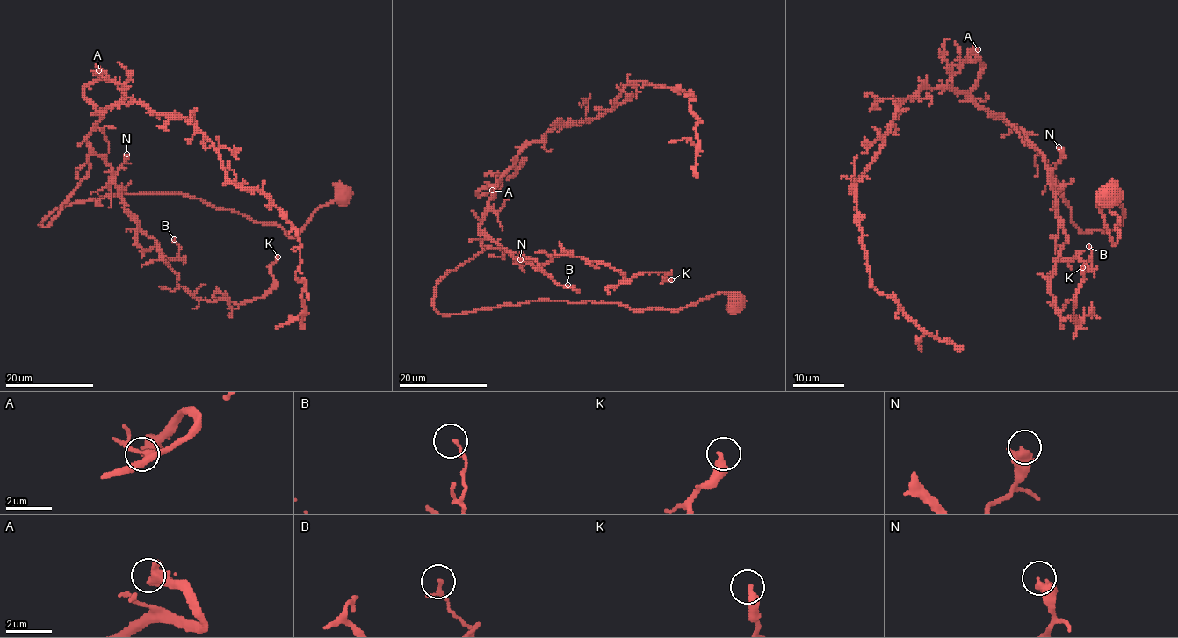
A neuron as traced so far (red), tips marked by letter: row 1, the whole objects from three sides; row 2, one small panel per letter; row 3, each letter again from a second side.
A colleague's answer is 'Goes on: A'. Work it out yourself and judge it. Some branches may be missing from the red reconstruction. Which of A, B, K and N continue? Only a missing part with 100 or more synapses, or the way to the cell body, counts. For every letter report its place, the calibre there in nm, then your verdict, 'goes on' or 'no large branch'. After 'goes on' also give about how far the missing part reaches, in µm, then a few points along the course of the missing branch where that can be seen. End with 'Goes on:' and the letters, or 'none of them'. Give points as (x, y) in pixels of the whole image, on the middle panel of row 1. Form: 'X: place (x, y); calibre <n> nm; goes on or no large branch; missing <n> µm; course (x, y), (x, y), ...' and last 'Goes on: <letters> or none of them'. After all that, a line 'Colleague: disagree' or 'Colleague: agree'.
A: place (492, 190); calibre 550 nm; goes on; missing 100 µm
B: place (567, 285); calibre 140 nm; no large branch
K: place (671, 279); calibre 400 nm; no large branch
N: place (520, 259); calibre 550 nm; no large branch
Goes on: A
Colleague: agree

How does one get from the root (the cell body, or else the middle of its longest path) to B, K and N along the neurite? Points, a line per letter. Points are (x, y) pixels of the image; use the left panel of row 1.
B: (341, 195), (292, 237), (182, 193), (76, 201), (39, 224), (97, 154), (137, 243), (177, 258), (174, 239)
K: (341, 195), (292, 237), (182, 193), (76, 201), (39, 224), (97, 154), (195, 297), (261, 298), (278, 257)
N: (341, 195), (292, 237), (182, 193), (76, 201), (39, 224), (87, 175), (90, 155), (114, 174), (126, 154)

